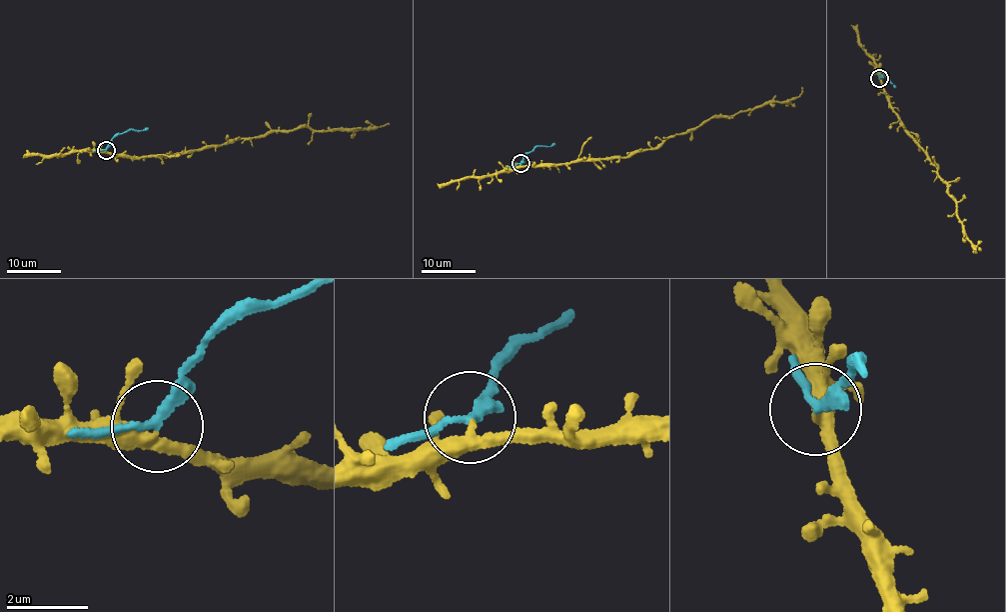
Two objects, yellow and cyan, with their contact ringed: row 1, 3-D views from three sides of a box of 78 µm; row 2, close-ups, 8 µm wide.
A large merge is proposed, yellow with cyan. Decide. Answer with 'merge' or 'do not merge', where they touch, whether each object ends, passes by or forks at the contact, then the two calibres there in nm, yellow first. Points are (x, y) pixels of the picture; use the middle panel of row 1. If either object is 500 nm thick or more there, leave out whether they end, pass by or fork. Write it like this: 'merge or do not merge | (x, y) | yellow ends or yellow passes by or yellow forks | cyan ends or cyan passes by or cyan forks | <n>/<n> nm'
do not merge | (520, 163) | yellow passes by | cyan passes by | 300/190 nm

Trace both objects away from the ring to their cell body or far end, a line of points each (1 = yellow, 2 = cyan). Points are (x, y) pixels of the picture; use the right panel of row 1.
1: (879, 79), (909, 133), (939, 169), (937, 173), (977, 252), (973, 251)
2: (879, 77), (884, 72), (894, 86)

